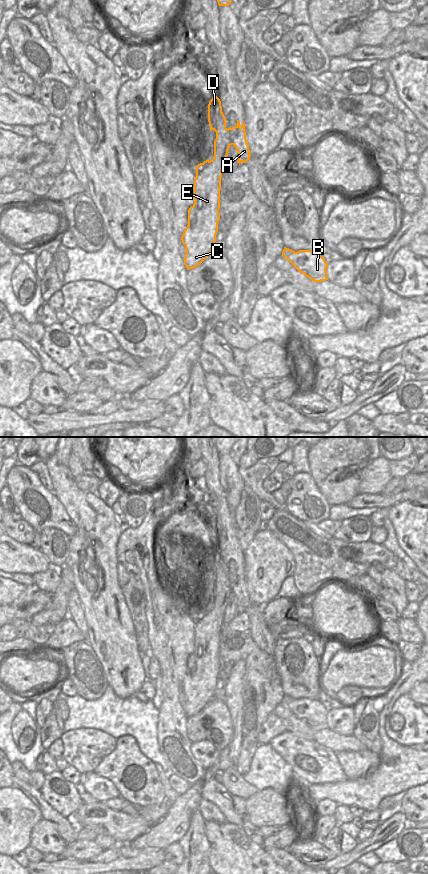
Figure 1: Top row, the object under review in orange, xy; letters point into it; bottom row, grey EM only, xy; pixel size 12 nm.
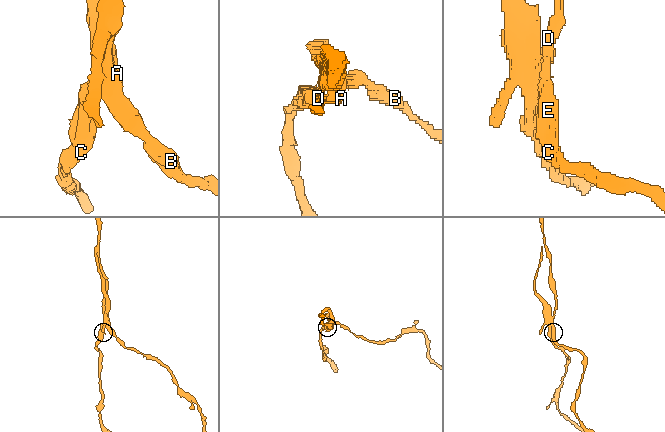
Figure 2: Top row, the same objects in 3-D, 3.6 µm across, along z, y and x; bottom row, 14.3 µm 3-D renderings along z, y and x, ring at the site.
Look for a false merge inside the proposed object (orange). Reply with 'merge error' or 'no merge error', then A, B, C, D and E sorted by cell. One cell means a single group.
merge error; A B / C D E

